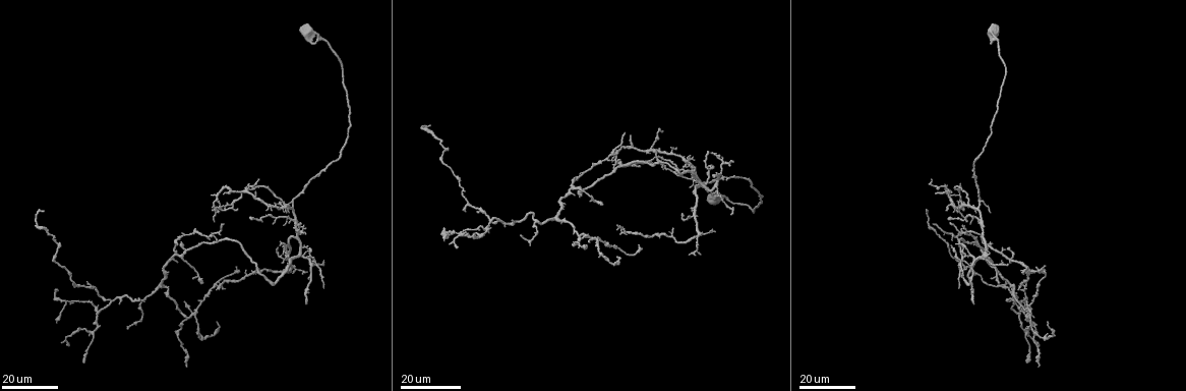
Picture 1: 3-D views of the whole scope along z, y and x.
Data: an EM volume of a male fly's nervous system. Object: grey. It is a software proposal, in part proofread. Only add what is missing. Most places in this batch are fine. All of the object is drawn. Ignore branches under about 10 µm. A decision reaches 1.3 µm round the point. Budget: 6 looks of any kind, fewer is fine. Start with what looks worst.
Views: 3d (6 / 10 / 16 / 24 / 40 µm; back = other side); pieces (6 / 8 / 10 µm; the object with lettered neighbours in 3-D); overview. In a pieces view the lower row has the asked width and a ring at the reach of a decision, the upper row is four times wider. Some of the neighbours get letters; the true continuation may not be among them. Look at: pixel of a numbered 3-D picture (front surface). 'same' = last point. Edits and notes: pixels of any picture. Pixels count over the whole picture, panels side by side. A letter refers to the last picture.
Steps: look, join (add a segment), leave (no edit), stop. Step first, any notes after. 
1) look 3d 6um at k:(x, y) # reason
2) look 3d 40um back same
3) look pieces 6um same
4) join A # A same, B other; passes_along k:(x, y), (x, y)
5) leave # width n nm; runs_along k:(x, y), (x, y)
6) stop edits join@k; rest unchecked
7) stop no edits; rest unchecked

look 3d 24um at 1:(431, 126) # branch stops here

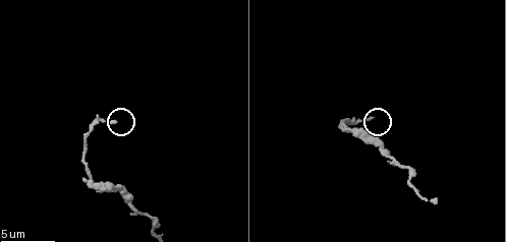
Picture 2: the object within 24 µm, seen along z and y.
look pieces 10um at 2:(116, 123)

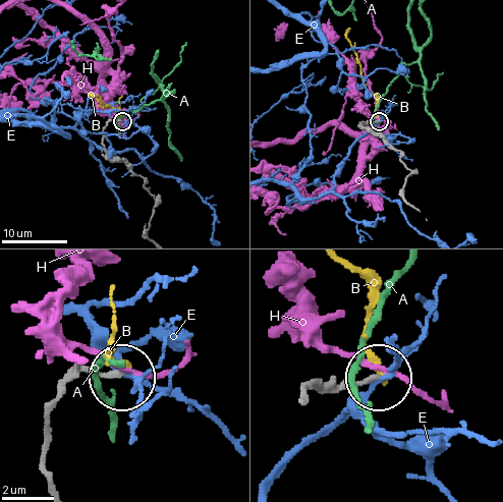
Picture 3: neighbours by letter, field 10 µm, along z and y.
leave # A other, B other, E other, H other; runs_along 3:(303, 400), (305, 387), (374, 381); no lettered segment goes on from it

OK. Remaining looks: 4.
look 3d 24um at 1:(224, 225) # branch stops here

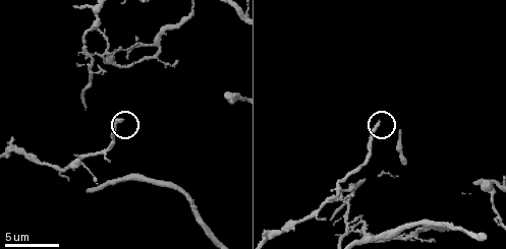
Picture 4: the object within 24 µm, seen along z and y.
look pieces 6um at 4:(123, 119) # what lies round it

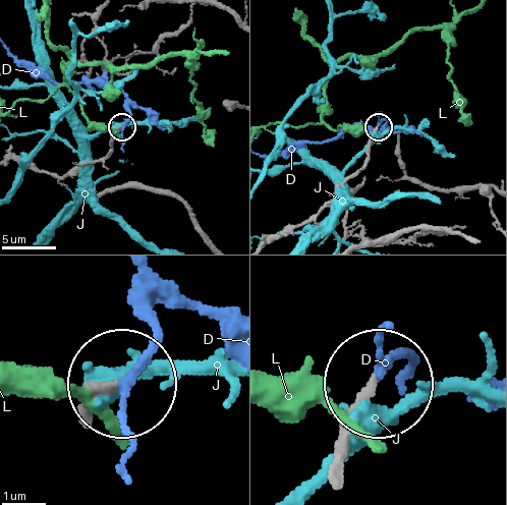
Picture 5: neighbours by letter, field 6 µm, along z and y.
leave # width 170 nm; D other, J other, L other; no lettered segment goes on from it

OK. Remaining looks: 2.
look 3d 16um at 1:(521, 234)

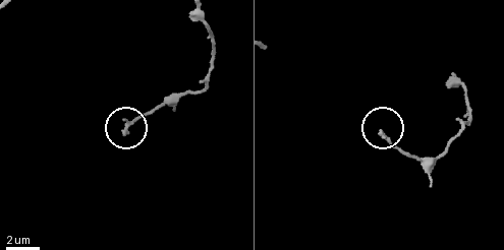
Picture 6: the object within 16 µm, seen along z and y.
look pieces 10um at 6:(382, 132)

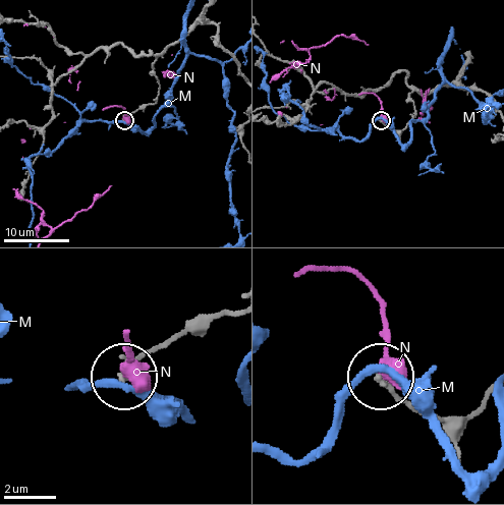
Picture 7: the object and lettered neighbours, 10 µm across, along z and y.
leave # M other, N other; no lettered segment goes on from it

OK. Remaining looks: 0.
stop no edits; rest unchecked

